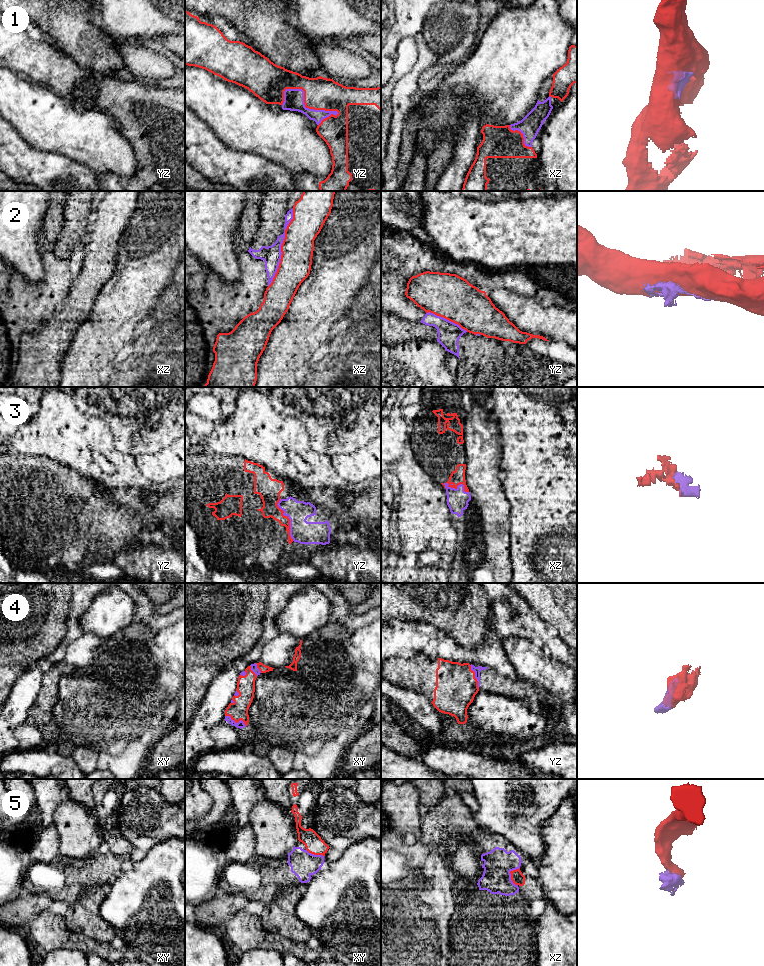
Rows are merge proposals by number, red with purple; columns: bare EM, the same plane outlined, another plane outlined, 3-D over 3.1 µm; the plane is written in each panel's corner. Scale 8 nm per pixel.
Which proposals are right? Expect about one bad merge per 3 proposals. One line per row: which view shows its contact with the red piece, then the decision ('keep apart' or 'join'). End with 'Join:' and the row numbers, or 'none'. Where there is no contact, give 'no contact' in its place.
1: meets red in yz; join
2: meets red in xz; keep apart
3: meets red in yz; join
4: meets red in yz; join
5: meets red in xz; keep apart
Join: 1, 3, 4

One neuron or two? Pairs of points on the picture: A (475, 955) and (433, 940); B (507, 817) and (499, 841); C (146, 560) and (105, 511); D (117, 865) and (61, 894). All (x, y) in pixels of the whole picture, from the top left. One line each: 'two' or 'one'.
A: two
B: two
C: two
D: one

